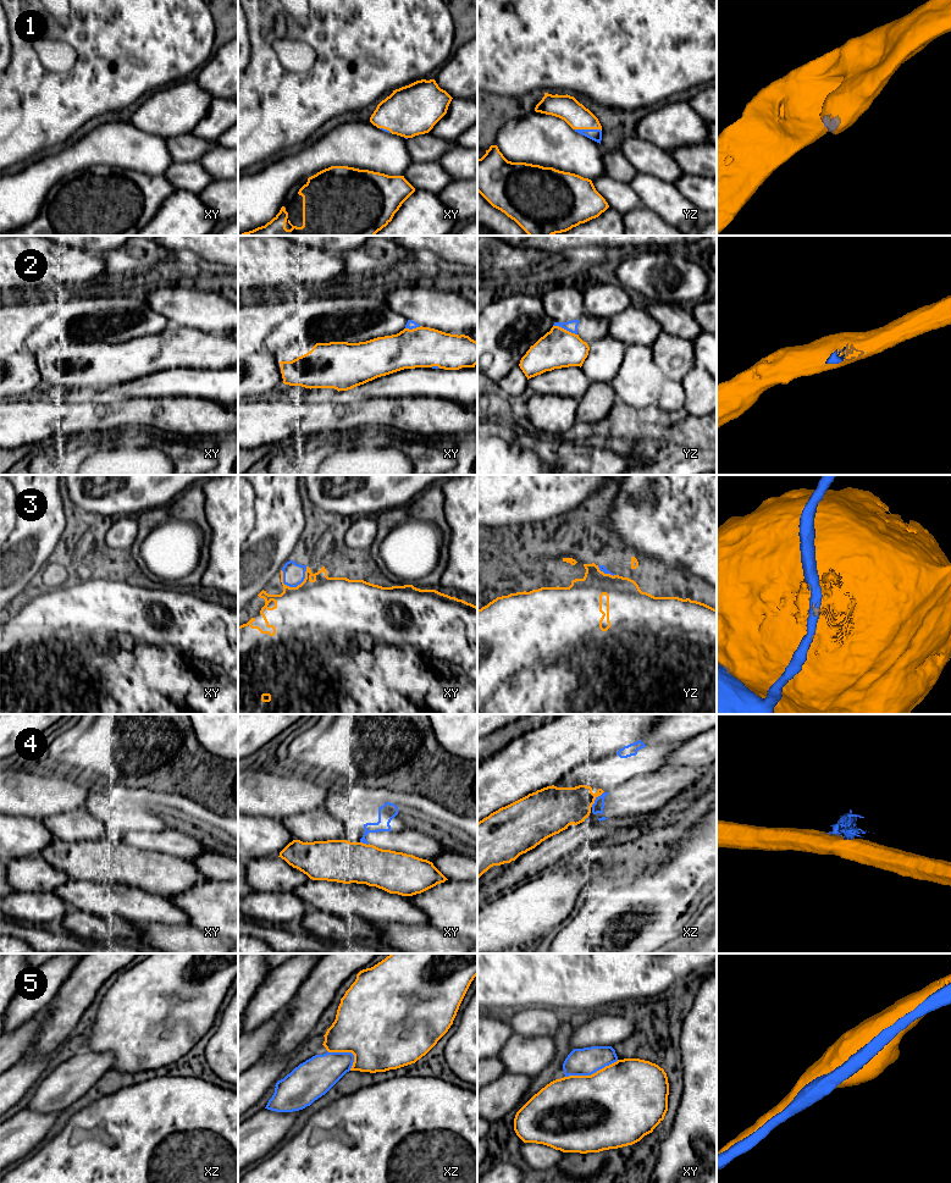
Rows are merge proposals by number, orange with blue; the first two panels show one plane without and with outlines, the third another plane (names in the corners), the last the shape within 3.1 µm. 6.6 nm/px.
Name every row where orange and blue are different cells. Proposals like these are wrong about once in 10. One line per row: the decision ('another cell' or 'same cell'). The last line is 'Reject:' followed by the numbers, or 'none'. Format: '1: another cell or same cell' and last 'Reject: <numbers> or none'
1: same cell
2: same cell
3: another cell
4: same cell
5: another cell
Reject: 3, 5

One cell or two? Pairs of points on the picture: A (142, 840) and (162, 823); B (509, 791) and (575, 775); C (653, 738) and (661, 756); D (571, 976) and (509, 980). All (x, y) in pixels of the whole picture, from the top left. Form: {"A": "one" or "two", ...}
{"A": "two", "B": "two", "C": "two", "D": "one"}

